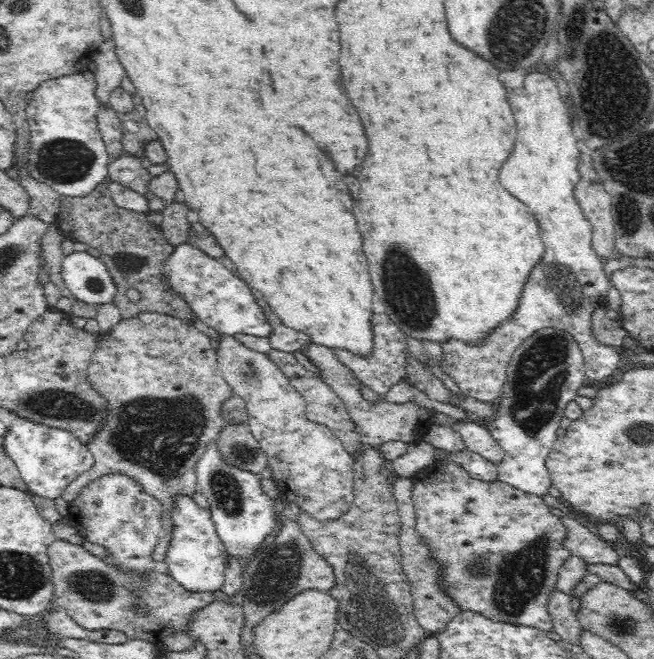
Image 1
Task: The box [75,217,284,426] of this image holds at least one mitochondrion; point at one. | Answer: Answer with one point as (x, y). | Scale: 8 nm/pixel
(132, 264)

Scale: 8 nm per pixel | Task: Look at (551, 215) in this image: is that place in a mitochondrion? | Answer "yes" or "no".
no

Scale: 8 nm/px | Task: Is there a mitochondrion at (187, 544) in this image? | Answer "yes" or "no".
no

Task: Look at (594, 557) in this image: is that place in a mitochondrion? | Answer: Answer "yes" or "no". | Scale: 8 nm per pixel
no

